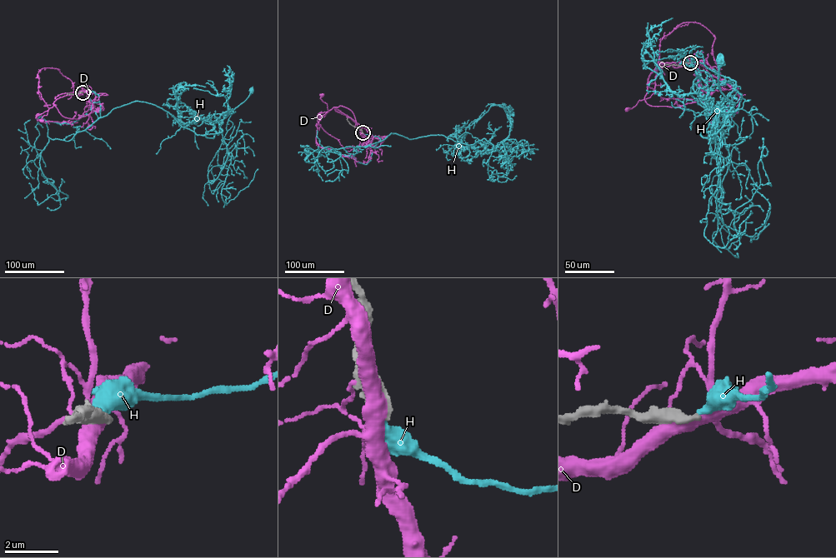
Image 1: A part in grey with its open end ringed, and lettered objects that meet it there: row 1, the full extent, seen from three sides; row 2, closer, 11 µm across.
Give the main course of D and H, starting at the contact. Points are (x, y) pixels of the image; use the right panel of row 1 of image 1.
D: (690, 62), (662, 67), (653, 71), (647, 82), (653, 92), (628, 109)
H: (690, 62), (709, 122), (699, 133), (713, 138), (734, 105), (721, 59)

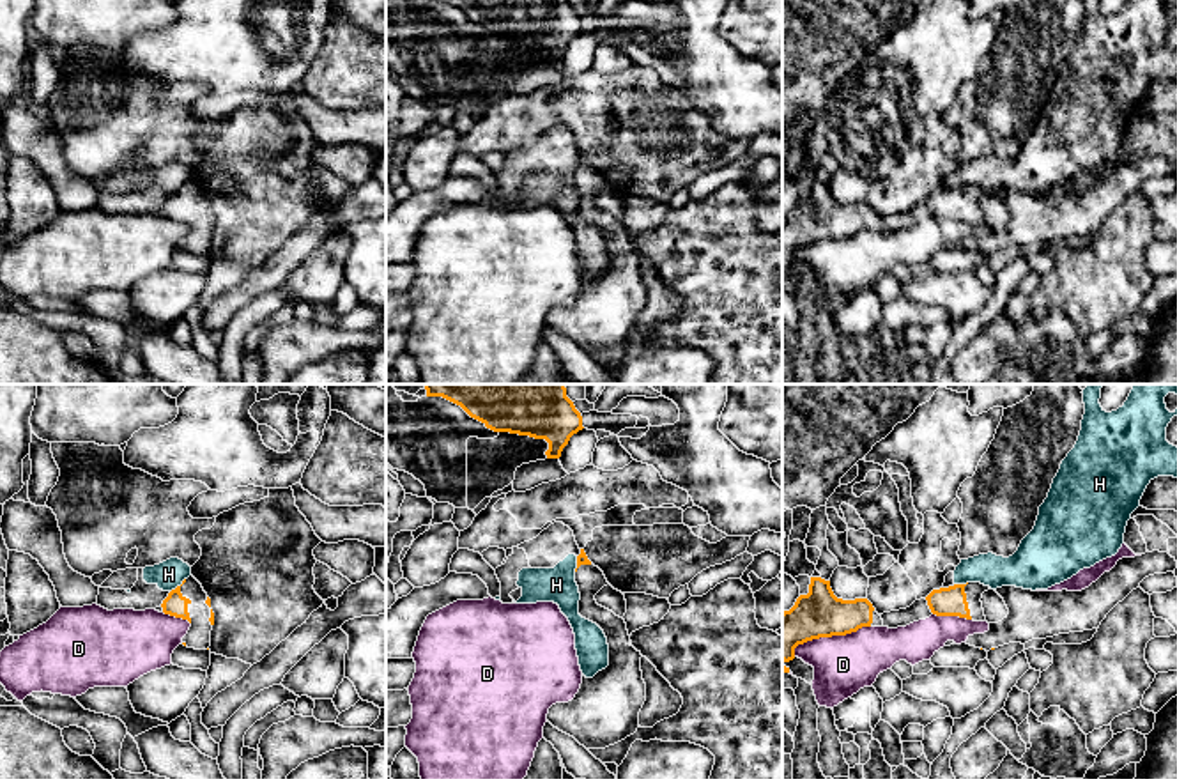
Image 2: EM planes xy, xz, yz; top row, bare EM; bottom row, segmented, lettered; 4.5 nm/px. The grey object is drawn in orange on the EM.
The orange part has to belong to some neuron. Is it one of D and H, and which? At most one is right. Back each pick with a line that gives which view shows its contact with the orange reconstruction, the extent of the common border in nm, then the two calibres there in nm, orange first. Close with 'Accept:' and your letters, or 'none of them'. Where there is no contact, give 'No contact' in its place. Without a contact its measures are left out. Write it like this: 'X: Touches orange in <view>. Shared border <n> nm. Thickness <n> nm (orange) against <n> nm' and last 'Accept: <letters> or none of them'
Accept: none of them

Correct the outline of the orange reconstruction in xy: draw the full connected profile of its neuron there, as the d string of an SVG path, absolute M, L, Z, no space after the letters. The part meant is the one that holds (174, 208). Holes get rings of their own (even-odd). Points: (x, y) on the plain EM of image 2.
M193 179L172 193L161 211L165 218L182 221L191 227L188 237L182 241L184 250L209 253L214 216L211 212L211 202Z

